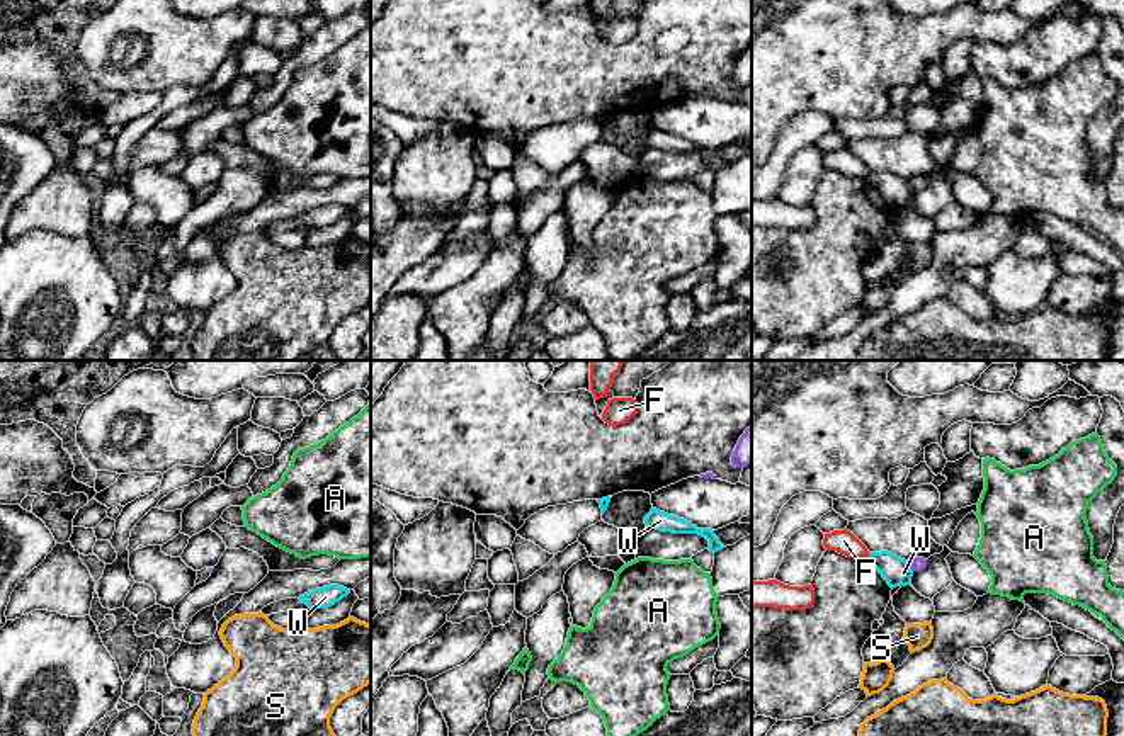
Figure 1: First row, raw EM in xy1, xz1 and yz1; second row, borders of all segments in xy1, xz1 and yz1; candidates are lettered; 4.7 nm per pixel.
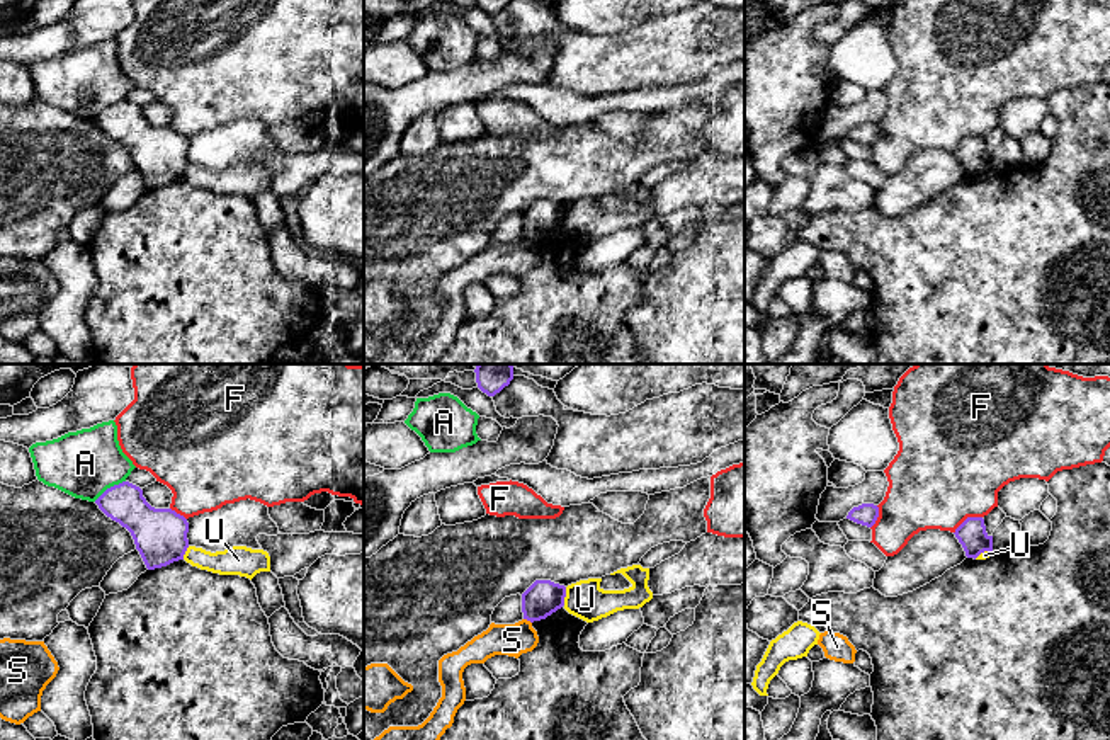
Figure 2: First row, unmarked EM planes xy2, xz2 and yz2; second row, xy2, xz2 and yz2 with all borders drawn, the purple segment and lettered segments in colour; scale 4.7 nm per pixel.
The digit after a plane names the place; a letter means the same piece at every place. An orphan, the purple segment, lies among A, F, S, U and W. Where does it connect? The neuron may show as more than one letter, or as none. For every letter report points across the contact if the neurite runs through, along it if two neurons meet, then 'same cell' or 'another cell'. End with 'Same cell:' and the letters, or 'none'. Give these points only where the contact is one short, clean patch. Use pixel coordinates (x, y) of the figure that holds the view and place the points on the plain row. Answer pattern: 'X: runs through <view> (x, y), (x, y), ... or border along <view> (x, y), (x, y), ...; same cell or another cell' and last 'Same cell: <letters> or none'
A: another cell
F: another cell
S: border along xz2 (524, 237), (531, 242); another cell
U: border along xz2 (566, 206), (563, 223); another cell
W: border along yz1 (907, 181), (912, 191); another cell
Same cell: none

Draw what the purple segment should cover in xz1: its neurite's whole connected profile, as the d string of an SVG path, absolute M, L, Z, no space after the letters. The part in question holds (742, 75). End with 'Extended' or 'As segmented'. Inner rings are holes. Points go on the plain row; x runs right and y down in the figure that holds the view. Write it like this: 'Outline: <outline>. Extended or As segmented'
Outline: M752 44L740 56L735 71L731 75L731 83L736 87L746 87L752 82Z. As segmented

